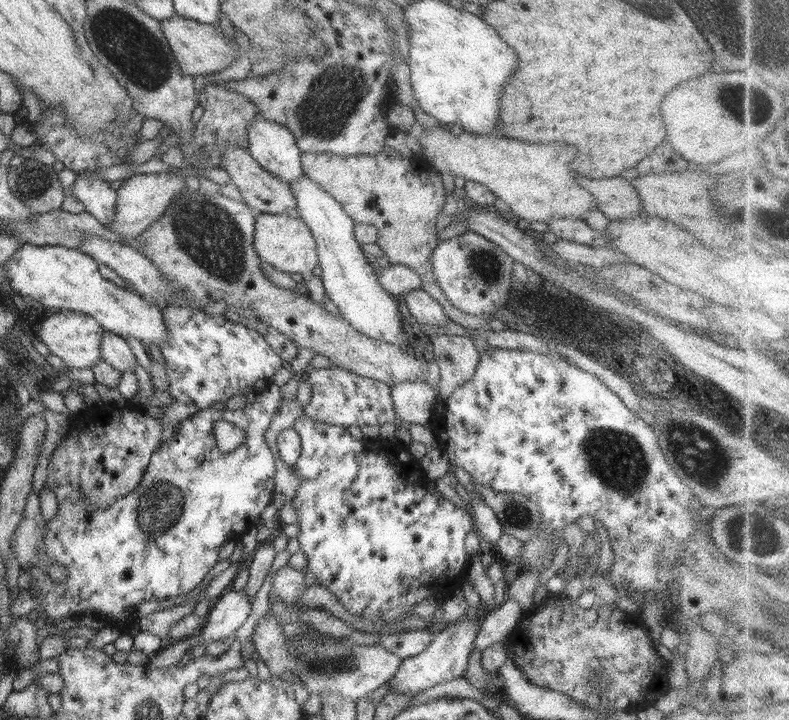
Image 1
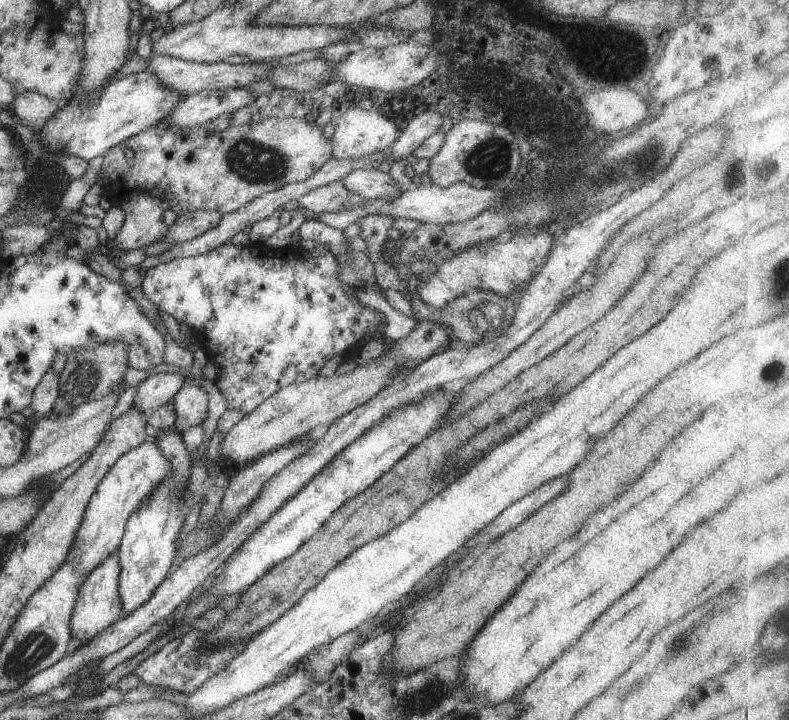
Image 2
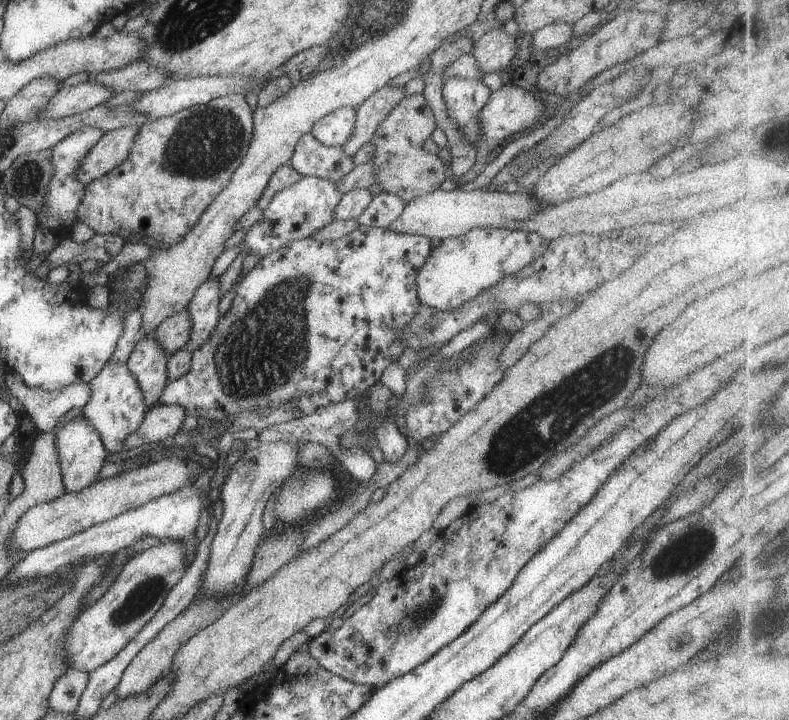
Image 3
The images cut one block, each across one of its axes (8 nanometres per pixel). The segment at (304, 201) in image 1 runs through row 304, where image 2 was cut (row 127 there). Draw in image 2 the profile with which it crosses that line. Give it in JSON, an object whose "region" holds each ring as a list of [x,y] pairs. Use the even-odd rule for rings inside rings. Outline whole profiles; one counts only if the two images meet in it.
{"region":[[[351,106],[342,117],[339,116],[339,122],[331,141],[333,142],[333,156],[340,159],[361,159],[374,153],[390,154],[394,141],[398,138],[399,129],[394,126],[392,120],[388,120],[384,114],[378,114],[378,110],[361,109],[357,106]]]}

